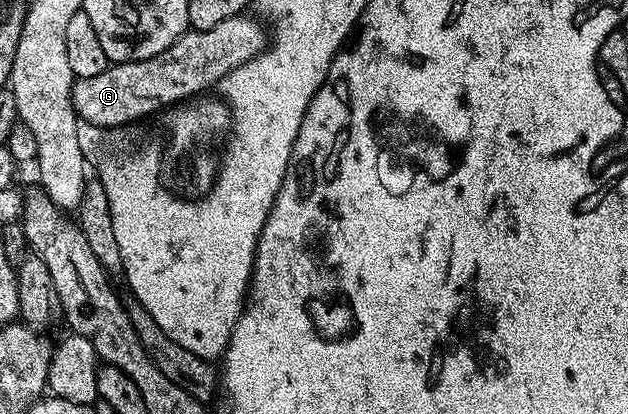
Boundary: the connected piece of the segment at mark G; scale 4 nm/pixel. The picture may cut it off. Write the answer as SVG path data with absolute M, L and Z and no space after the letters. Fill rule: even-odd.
M233 16L228 22L220 22L220 26L212 26L212 30L207 32L187 30L175 44L168 46L168 50L152 58L111 63L104 74L75 79L70 97L79 121L109 130L150 116L161 108L169 109L179 102L201 97L205 88L213 89L228 74L232 74L232 70L247 64L265 50L267 29L261 19L251 16Z

